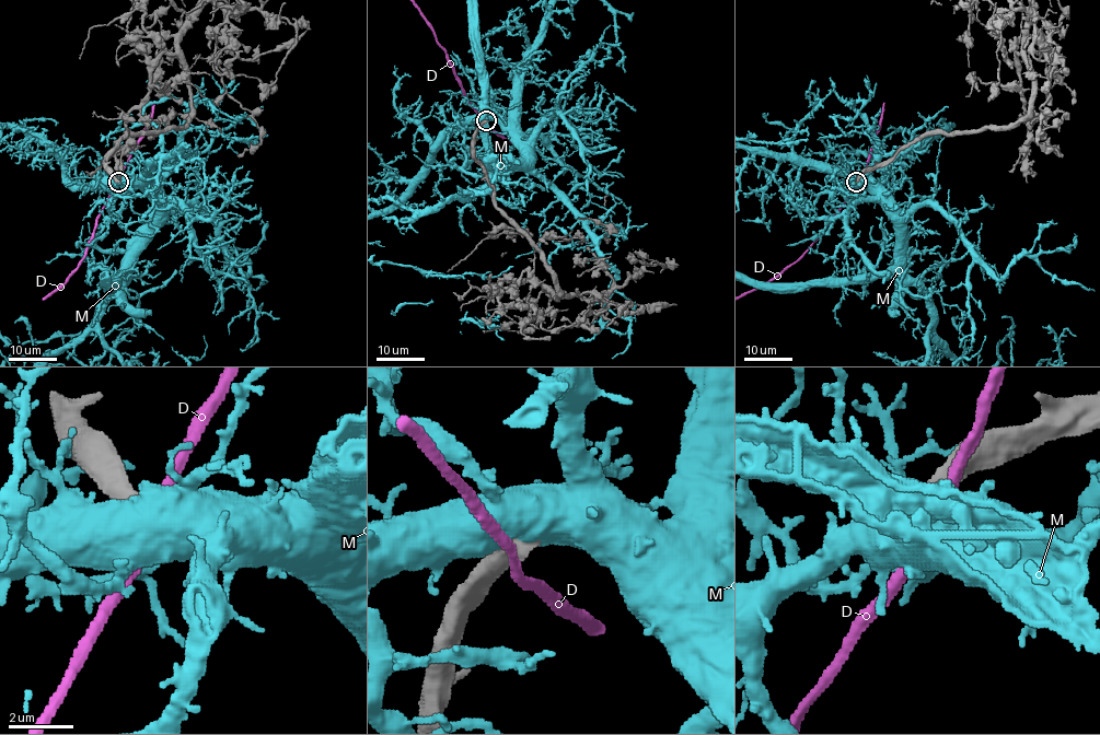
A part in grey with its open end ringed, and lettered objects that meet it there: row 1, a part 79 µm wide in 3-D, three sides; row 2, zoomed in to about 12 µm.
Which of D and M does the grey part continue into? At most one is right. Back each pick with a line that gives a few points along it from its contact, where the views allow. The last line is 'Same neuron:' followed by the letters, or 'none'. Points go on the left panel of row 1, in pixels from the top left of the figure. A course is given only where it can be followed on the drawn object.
Same neuron: none

